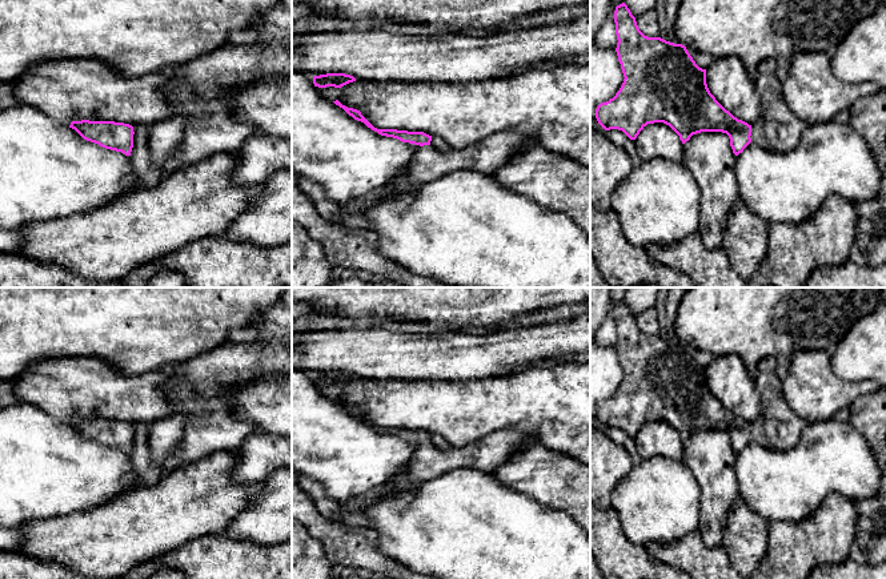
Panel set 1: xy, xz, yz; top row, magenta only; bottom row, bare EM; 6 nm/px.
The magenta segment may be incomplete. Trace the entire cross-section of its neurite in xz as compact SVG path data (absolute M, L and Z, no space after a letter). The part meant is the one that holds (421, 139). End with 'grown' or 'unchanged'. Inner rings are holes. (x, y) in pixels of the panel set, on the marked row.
M338 100L333 102L342 108L354 120L364 122L378 134L420 146L412 161L400 169L389 184L365 197L361 197L360 200L338 206L340 214L358 214L365 208L380 200L392 198L402 193L410 193L413 189L424 184L433 182L434 180L457 170L469 169L476 173L494 176L494 173L501 166L506 165L510 157L517 152L540 144L536 134L498 132L462 150L441 153L430 148L432 136L424 132L377 129L361 114L360 110L348 108Z; grown

